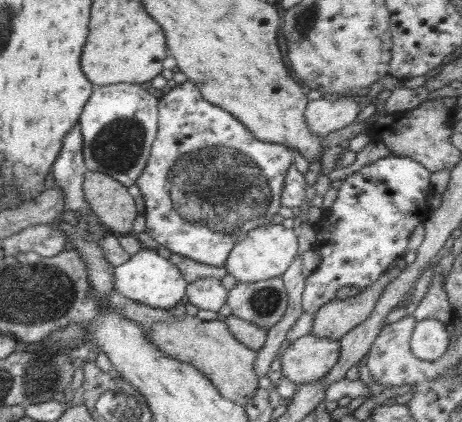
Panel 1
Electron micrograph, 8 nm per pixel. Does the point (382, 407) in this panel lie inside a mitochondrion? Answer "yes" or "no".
no

